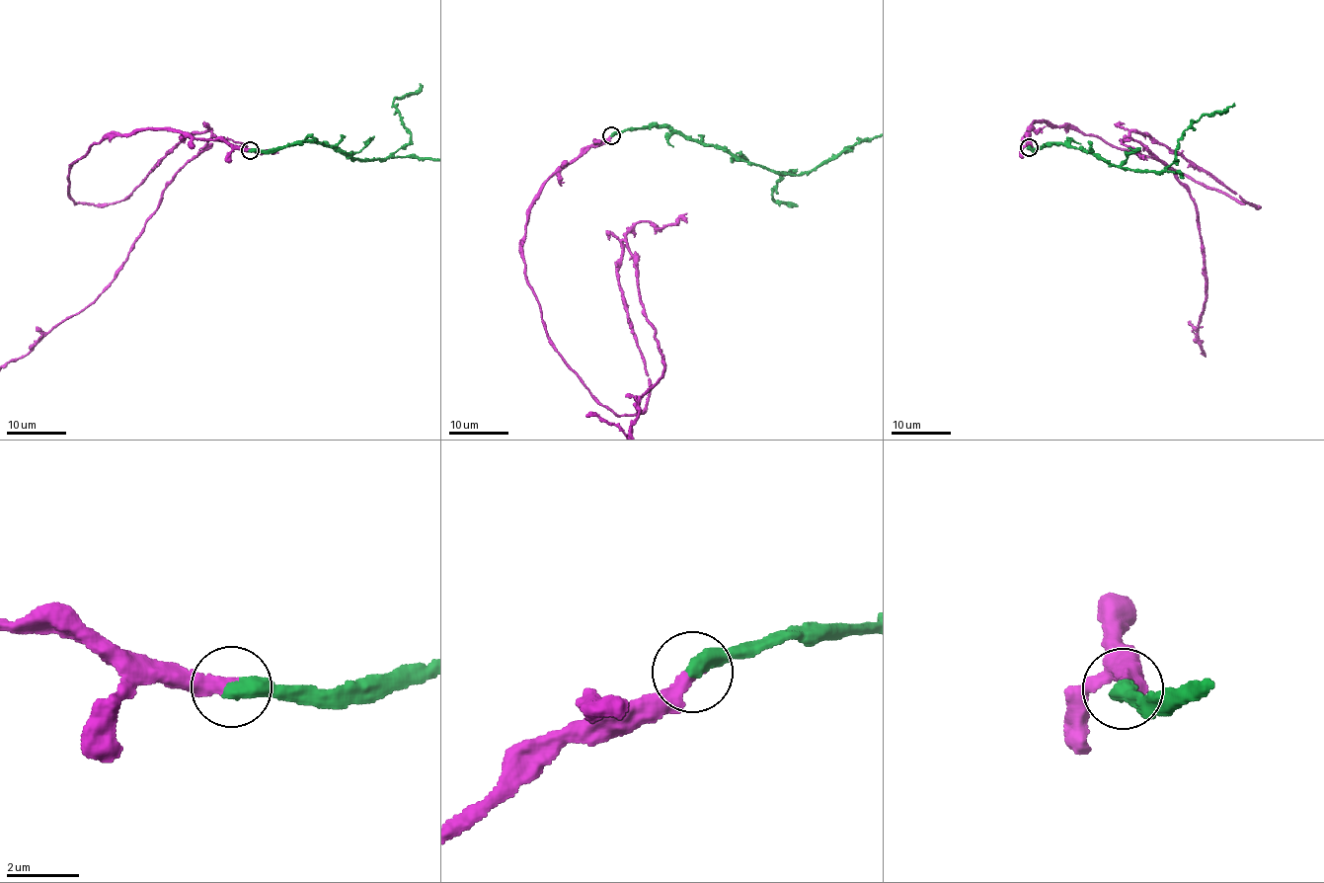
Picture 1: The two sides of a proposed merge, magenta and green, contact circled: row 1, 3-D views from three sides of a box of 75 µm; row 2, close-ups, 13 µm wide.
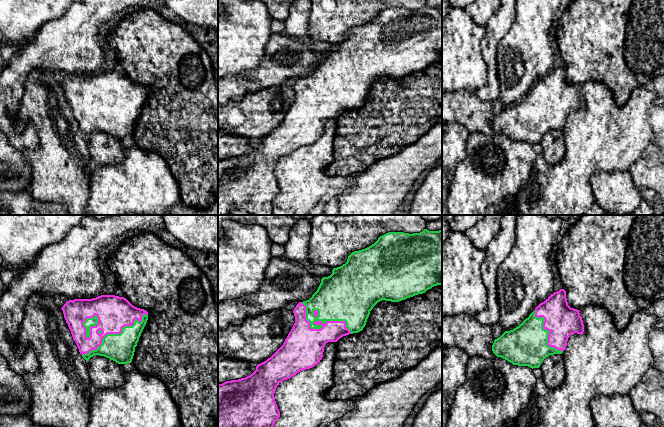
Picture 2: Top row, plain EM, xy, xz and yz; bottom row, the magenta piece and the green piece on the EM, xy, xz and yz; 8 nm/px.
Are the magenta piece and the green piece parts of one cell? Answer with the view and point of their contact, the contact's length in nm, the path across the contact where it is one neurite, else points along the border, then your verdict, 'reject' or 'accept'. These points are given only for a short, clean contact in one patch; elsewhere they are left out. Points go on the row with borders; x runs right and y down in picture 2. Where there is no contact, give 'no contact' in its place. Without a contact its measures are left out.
contact xz (322, 327); length 480 nm; accept

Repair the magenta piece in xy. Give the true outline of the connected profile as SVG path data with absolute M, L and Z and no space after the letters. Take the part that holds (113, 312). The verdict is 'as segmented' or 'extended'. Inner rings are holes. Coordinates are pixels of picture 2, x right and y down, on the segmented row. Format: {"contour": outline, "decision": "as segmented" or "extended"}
{"contour": "M115 295L69 300L61 309L73 340L86 361L99 355L118 364L132 362L135 347L148 320L146 310L137 308L126 298Z", "decision": "extended"}

